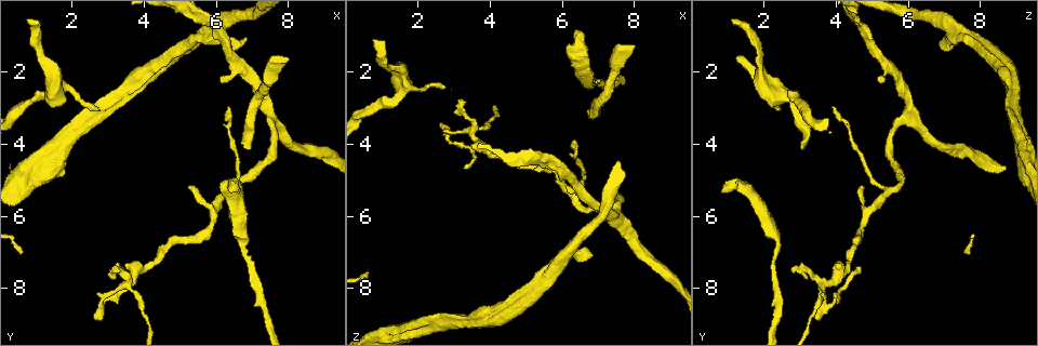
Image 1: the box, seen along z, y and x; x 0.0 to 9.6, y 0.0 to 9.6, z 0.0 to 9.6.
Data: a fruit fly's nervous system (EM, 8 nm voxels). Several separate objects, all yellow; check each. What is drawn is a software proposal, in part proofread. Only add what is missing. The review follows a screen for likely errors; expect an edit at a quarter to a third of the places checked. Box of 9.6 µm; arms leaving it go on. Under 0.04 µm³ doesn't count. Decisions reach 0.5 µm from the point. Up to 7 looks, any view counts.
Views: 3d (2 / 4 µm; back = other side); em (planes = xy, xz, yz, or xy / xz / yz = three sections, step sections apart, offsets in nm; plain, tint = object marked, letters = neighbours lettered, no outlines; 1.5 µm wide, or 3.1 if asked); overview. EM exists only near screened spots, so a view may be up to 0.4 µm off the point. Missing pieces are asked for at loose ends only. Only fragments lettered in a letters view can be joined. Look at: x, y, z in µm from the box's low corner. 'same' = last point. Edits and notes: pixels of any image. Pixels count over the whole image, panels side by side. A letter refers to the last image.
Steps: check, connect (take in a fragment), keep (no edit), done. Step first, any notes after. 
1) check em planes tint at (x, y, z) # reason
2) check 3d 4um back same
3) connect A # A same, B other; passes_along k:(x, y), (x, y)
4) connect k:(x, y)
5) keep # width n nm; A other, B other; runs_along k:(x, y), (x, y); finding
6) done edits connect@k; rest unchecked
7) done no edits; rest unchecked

check 3d 2um back at (6.15, 2.35, 5.25) # an open end

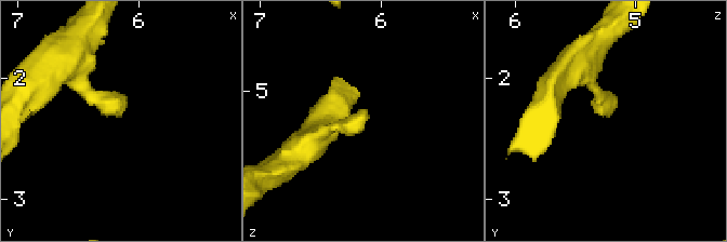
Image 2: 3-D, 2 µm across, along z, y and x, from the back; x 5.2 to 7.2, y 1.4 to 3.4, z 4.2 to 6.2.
check em yz step 8 letters at (6.12, 2.26, 5.20) # need the tissue

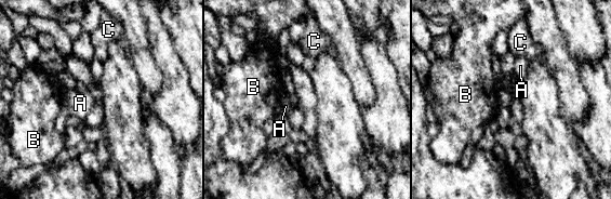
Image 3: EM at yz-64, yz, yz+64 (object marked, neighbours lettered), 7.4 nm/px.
check em xz step 8 letters same

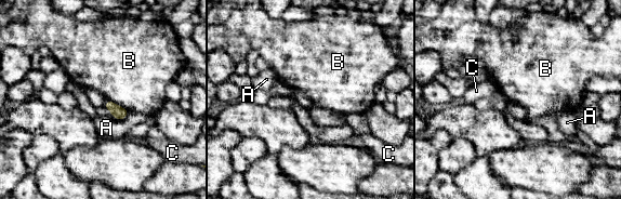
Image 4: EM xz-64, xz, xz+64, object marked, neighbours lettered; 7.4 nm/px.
keep # A other, B other, C other; border 4:(106, 98), (130, 111); none of them fits

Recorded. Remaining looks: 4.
check 3d 4um back at (6.80, 1.00, 7.10) # an open end

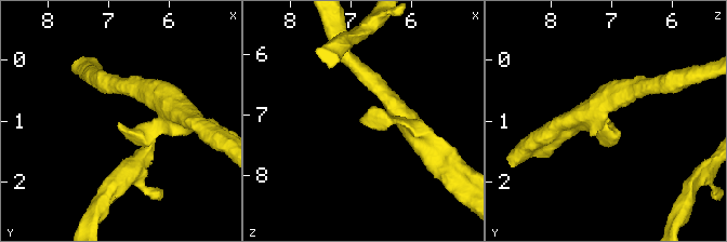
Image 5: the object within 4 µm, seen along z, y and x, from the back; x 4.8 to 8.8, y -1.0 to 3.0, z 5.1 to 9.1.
check em xz step 8 tint at (6.85, 1.00, 7.15)

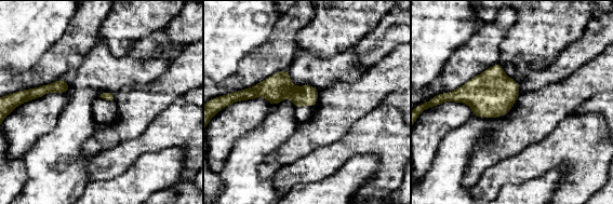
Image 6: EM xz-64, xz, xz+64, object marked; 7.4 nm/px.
check em planes letters same # cut it another way

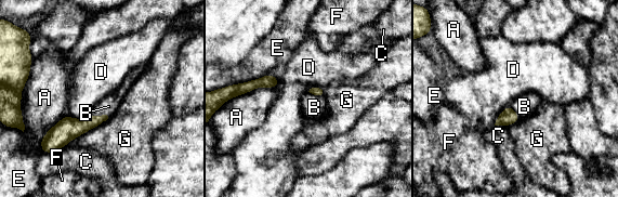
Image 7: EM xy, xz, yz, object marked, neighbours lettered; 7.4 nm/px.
connect 7:(108, 106) # longest_contact G 400 nm; A other, B same, C other, D other, E other, F other, G other; it goes on there

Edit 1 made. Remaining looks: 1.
done edits connect@7; rest unchecked

